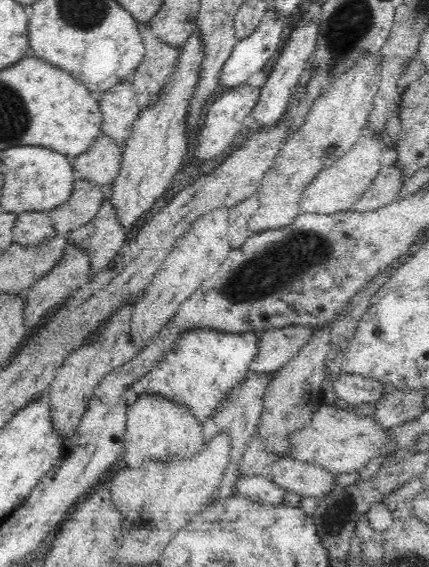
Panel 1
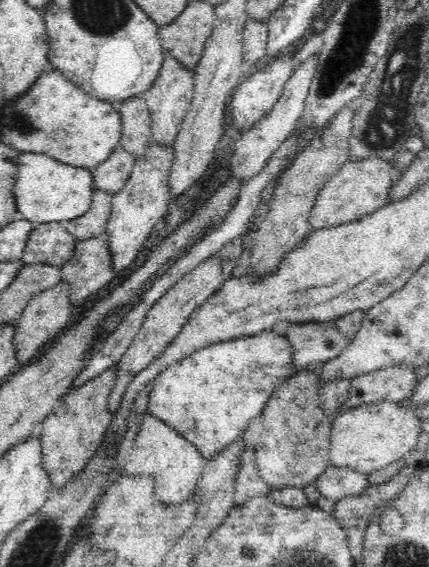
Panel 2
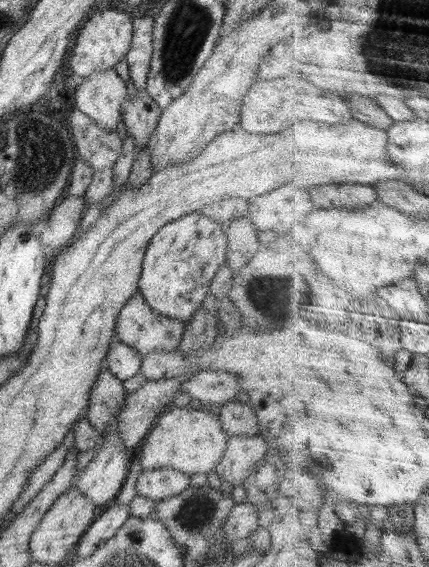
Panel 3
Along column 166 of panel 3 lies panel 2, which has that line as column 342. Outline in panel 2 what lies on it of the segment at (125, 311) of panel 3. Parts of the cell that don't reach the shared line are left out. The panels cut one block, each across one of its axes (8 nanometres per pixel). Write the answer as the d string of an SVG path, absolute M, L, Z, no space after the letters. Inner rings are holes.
M356 310L356 312L350 312L350 314L340 316L336 320L296 323L286 328L284 336L290 341L290 346L294 349L293 367L300 370L308 364L325 363L336 358L354 340L361 327L365 312L366 310Z

